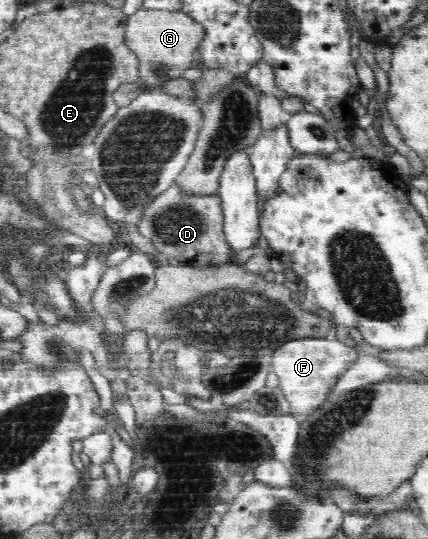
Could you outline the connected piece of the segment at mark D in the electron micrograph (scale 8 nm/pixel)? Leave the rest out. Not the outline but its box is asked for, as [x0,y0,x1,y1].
[137,182,234,270]

